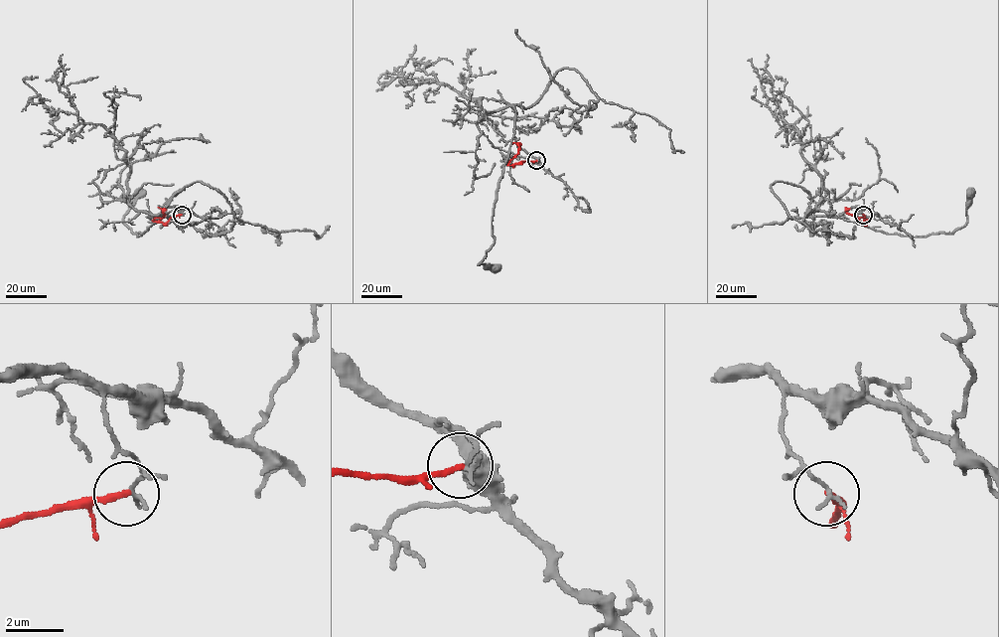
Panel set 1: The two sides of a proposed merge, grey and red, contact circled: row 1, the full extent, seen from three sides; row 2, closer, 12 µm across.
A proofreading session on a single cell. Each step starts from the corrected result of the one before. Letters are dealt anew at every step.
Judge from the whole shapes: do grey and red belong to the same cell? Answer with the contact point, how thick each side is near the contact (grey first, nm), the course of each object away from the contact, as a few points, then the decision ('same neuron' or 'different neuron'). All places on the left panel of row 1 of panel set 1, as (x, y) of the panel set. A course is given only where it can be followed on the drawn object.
(182, 215) | 170/220 nm | grey via (182, 214), (179, 207), (167, 207), (147, 231), (137, 236), (139, 233), (133, 233), (123, 221), (139, 193) | red via (182, 215), (172, 217), (165, 224), (153, 221), (164, 217), (158, 207) | different neuron

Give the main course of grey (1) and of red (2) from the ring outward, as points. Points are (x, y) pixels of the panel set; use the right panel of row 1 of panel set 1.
1: (863, 214), (859, 206), (839, 215), (889, 234), (952, 233), (967, 221), (971, 193)
2: (863, 215), (865, 224), (867, 221), (863, 218), (848, 214), (846, 207)

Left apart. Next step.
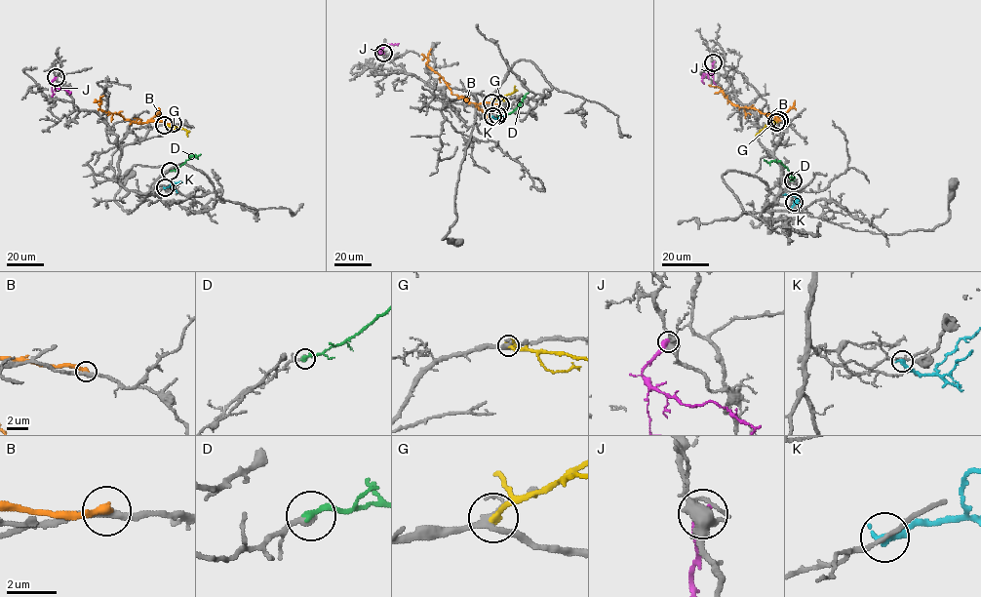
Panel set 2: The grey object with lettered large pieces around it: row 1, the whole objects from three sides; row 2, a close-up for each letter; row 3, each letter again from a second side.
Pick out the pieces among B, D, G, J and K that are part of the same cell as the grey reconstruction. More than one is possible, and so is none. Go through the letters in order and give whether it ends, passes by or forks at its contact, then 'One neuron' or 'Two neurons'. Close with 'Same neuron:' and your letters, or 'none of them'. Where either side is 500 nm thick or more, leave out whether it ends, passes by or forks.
B: It ends there. Two neurons
D: It ends there. One neuron
G: It ends there. Two neurons
J: It ends there. Two neurons
K: It ends there. Two neurons
Same neuron: D

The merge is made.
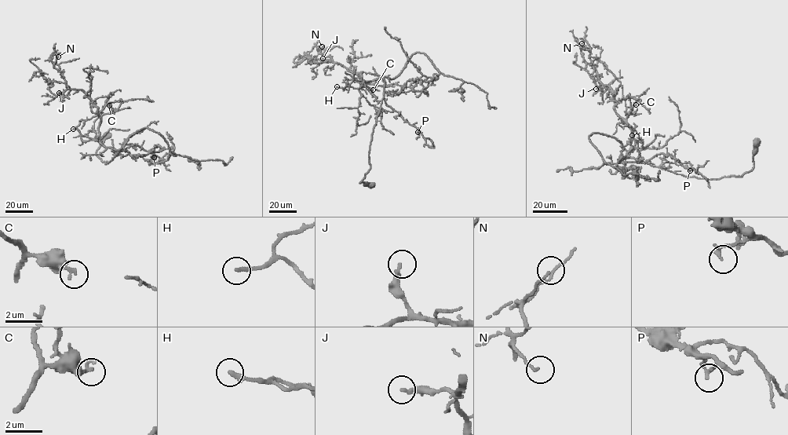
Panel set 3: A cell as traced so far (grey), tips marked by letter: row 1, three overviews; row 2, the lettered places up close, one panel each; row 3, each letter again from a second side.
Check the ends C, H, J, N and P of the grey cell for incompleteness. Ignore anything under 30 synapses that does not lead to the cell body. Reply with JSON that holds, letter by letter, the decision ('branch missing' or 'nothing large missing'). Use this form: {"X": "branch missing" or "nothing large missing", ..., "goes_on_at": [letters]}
{"C": "nothing large missing", "H": "branch missing", "J": "nothing large missing", "N": "nothing large missing", "P": "nothing large missing", "goes_on_at": ["H"]}

